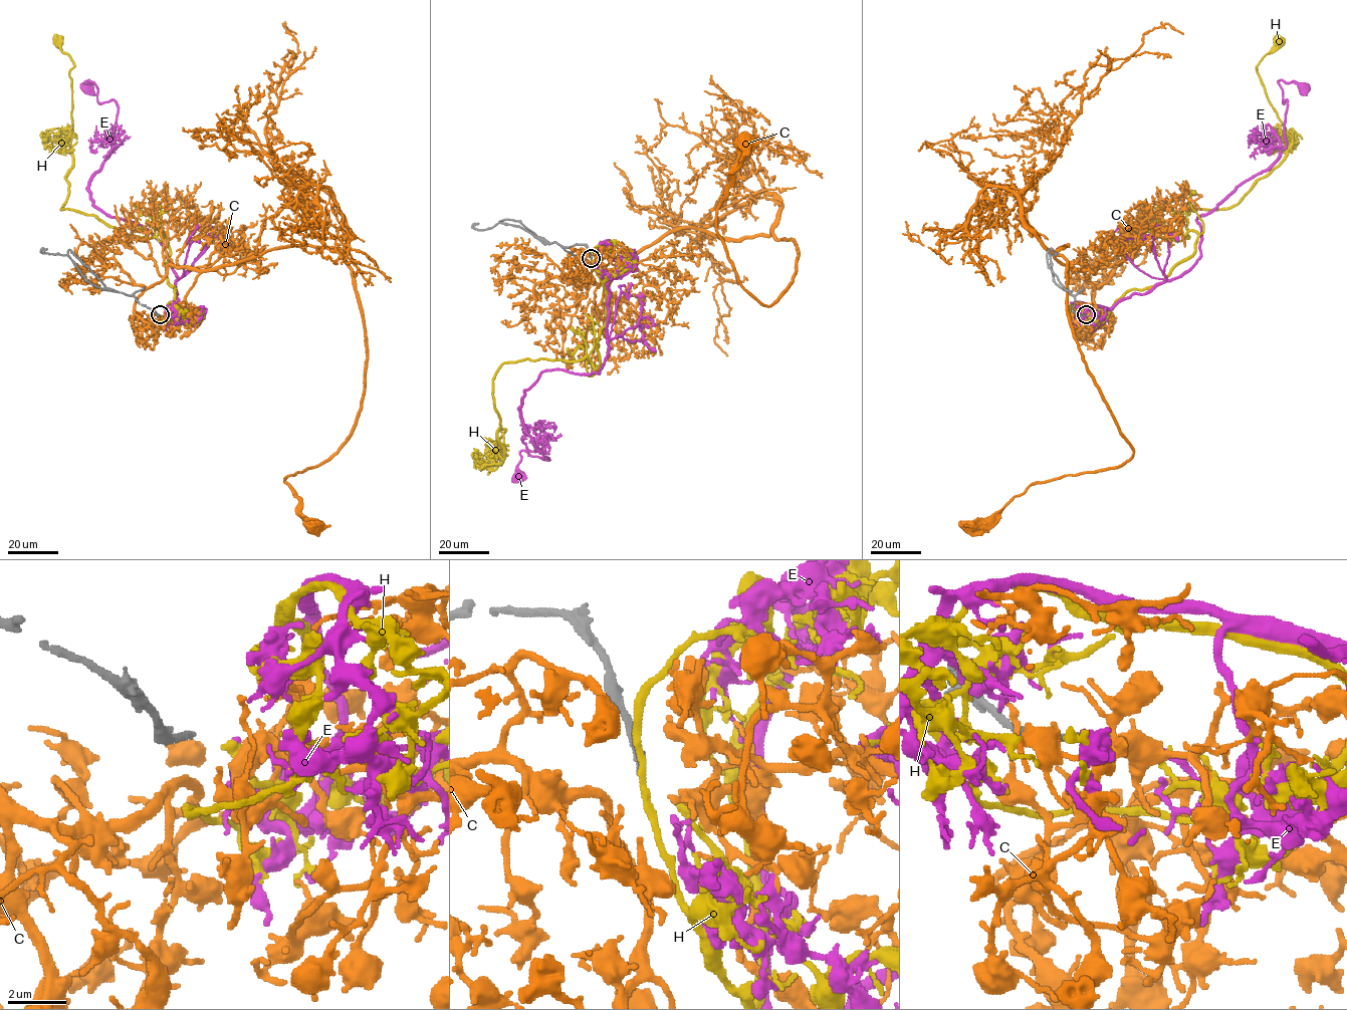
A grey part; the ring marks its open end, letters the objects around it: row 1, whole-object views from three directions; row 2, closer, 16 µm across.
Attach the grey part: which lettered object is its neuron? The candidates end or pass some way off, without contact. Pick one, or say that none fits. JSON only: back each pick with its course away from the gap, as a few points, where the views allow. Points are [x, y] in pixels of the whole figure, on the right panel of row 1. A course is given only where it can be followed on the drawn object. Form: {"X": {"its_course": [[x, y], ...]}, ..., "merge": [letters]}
{"merge": []}

